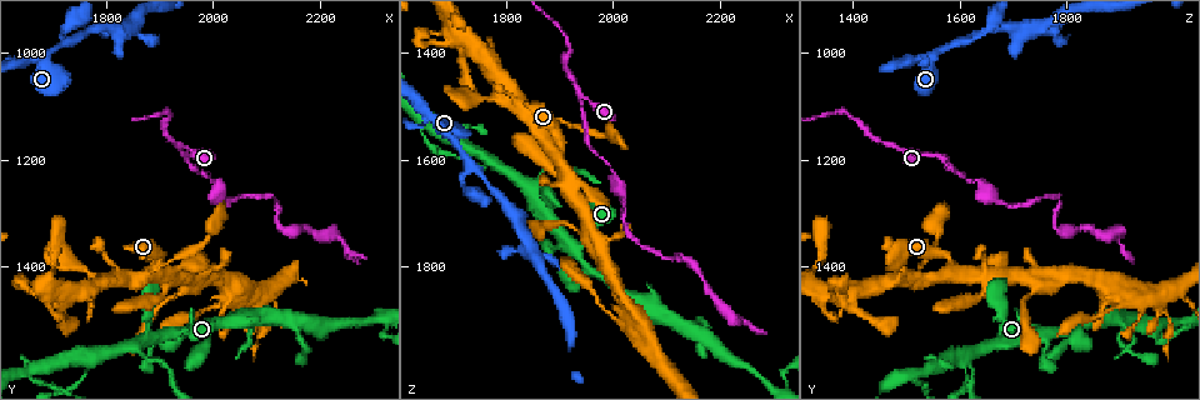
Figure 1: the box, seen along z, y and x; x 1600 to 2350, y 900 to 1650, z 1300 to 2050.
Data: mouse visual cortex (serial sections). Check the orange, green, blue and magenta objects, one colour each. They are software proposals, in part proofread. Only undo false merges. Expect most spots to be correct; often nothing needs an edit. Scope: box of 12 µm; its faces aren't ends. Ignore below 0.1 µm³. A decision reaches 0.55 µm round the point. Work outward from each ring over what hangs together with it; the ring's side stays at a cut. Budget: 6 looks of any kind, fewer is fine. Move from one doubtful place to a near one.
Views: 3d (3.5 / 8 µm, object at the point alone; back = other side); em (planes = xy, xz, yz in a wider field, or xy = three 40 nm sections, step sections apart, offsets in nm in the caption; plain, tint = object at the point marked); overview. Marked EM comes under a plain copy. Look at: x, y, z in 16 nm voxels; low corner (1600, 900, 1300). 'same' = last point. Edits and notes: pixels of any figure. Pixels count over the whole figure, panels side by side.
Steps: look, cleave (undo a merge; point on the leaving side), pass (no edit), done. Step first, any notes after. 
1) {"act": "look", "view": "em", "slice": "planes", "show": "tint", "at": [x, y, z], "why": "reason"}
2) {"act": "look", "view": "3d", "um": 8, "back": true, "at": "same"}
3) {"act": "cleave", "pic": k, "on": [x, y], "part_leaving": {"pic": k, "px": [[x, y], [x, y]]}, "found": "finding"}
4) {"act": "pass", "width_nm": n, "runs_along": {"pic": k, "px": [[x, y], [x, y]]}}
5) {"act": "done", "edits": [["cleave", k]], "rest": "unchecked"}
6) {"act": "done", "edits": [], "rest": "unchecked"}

{"act": "look", "view": "3d", "um": 3.5, "at": [1740, 975, 1610], "why": "arms part here"}

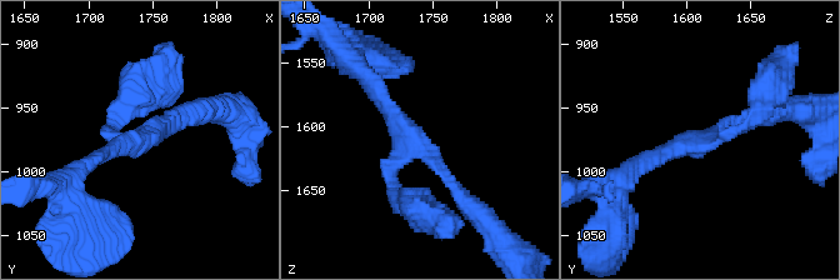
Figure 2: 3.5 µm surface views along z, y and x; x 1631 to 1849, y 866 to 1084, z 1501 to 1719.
{"act": "look", "view": "em", "slice": "xy", "step": 2, "show": "tint", "at": [1738, 978, 1610], "arms": 3, "arm_widths_nm": [150, 200, 200], "why": "need the tissue"}

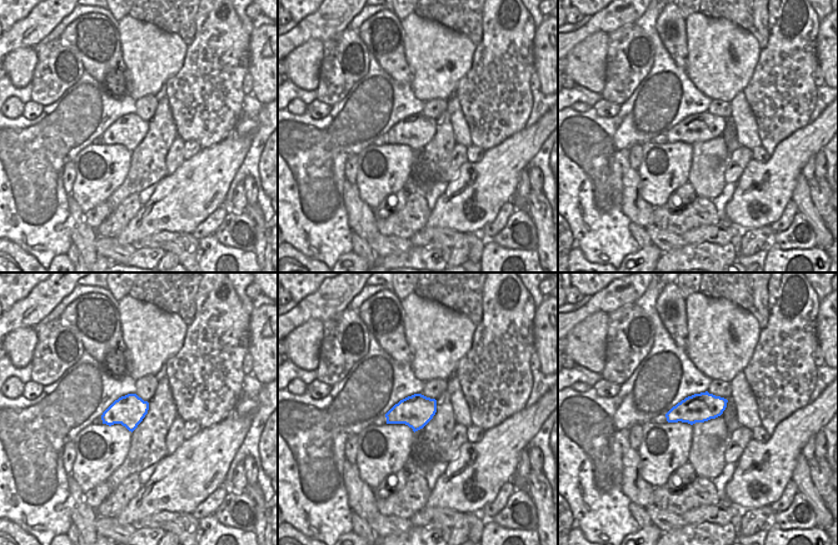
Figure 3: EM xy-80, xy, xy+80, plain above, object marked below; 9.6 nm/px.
{"act": "pass", "runs_along": {"pic": 2, "px": [[369, 80], [461, 199]]}, "found": "continuous, no second cell"}

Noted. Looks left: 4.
{"act": "look", "view": "3d", "um": 3.5, "at": [2115, 1275, 1785], "why": "a narrow waist"}

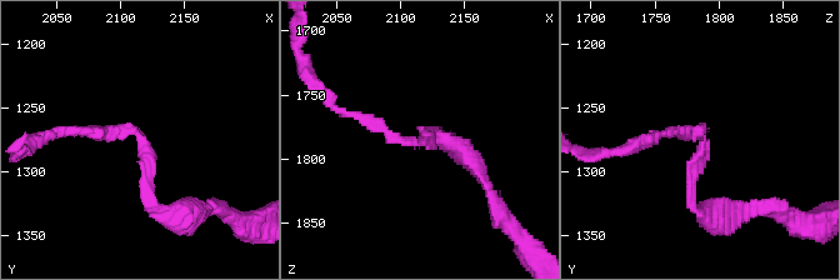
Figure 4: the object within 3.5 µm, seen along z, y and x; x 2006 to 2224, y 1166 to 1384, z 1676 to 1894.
{"act": "look", "view": "em", "slice": "xy", "step": 2, "show": "tint", "at": [2116, 1278, 1786], "arm_widths_nm": [150, 150], "why": "need the tissue"}

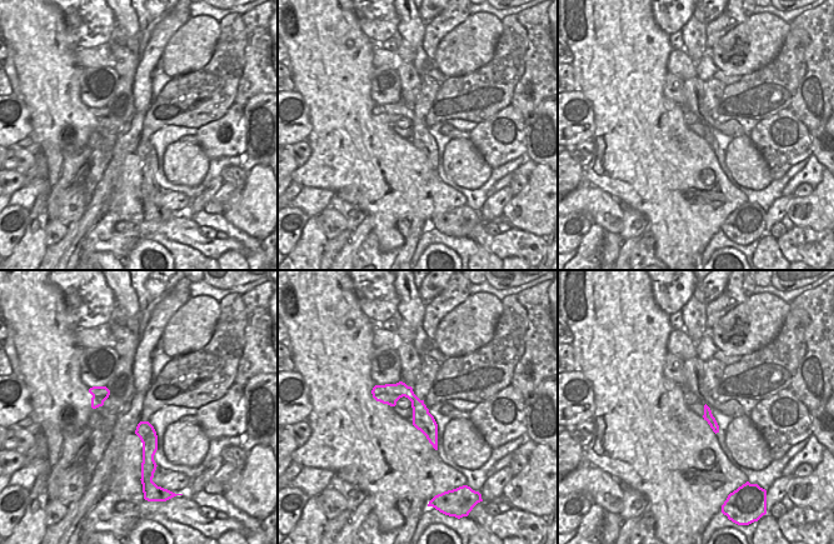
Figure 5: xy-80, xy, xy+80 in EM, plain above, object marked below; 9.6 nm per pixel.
{"act": "look", "view": "em", "slice": "xy", "step": 3, "show": "tint", "at": "same"}

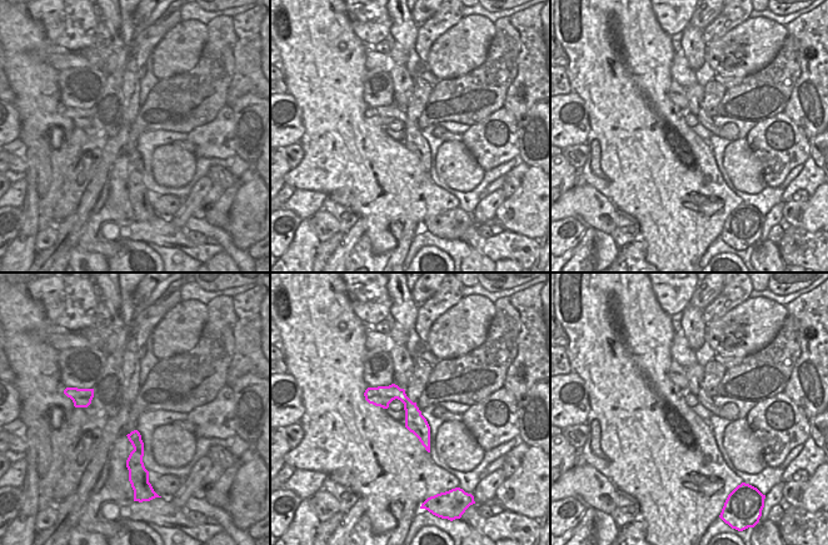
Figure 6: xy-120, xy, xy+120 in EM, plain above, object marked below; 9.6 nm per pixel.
{"act": "pass", "runs_along": {"pic": 6, "px": [[368, 393], [399, 394], [427, 444]]}, "found": "one cell here"}

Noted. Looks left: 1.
{"act": "done", "edits": [], "rest": "unchecked"}

